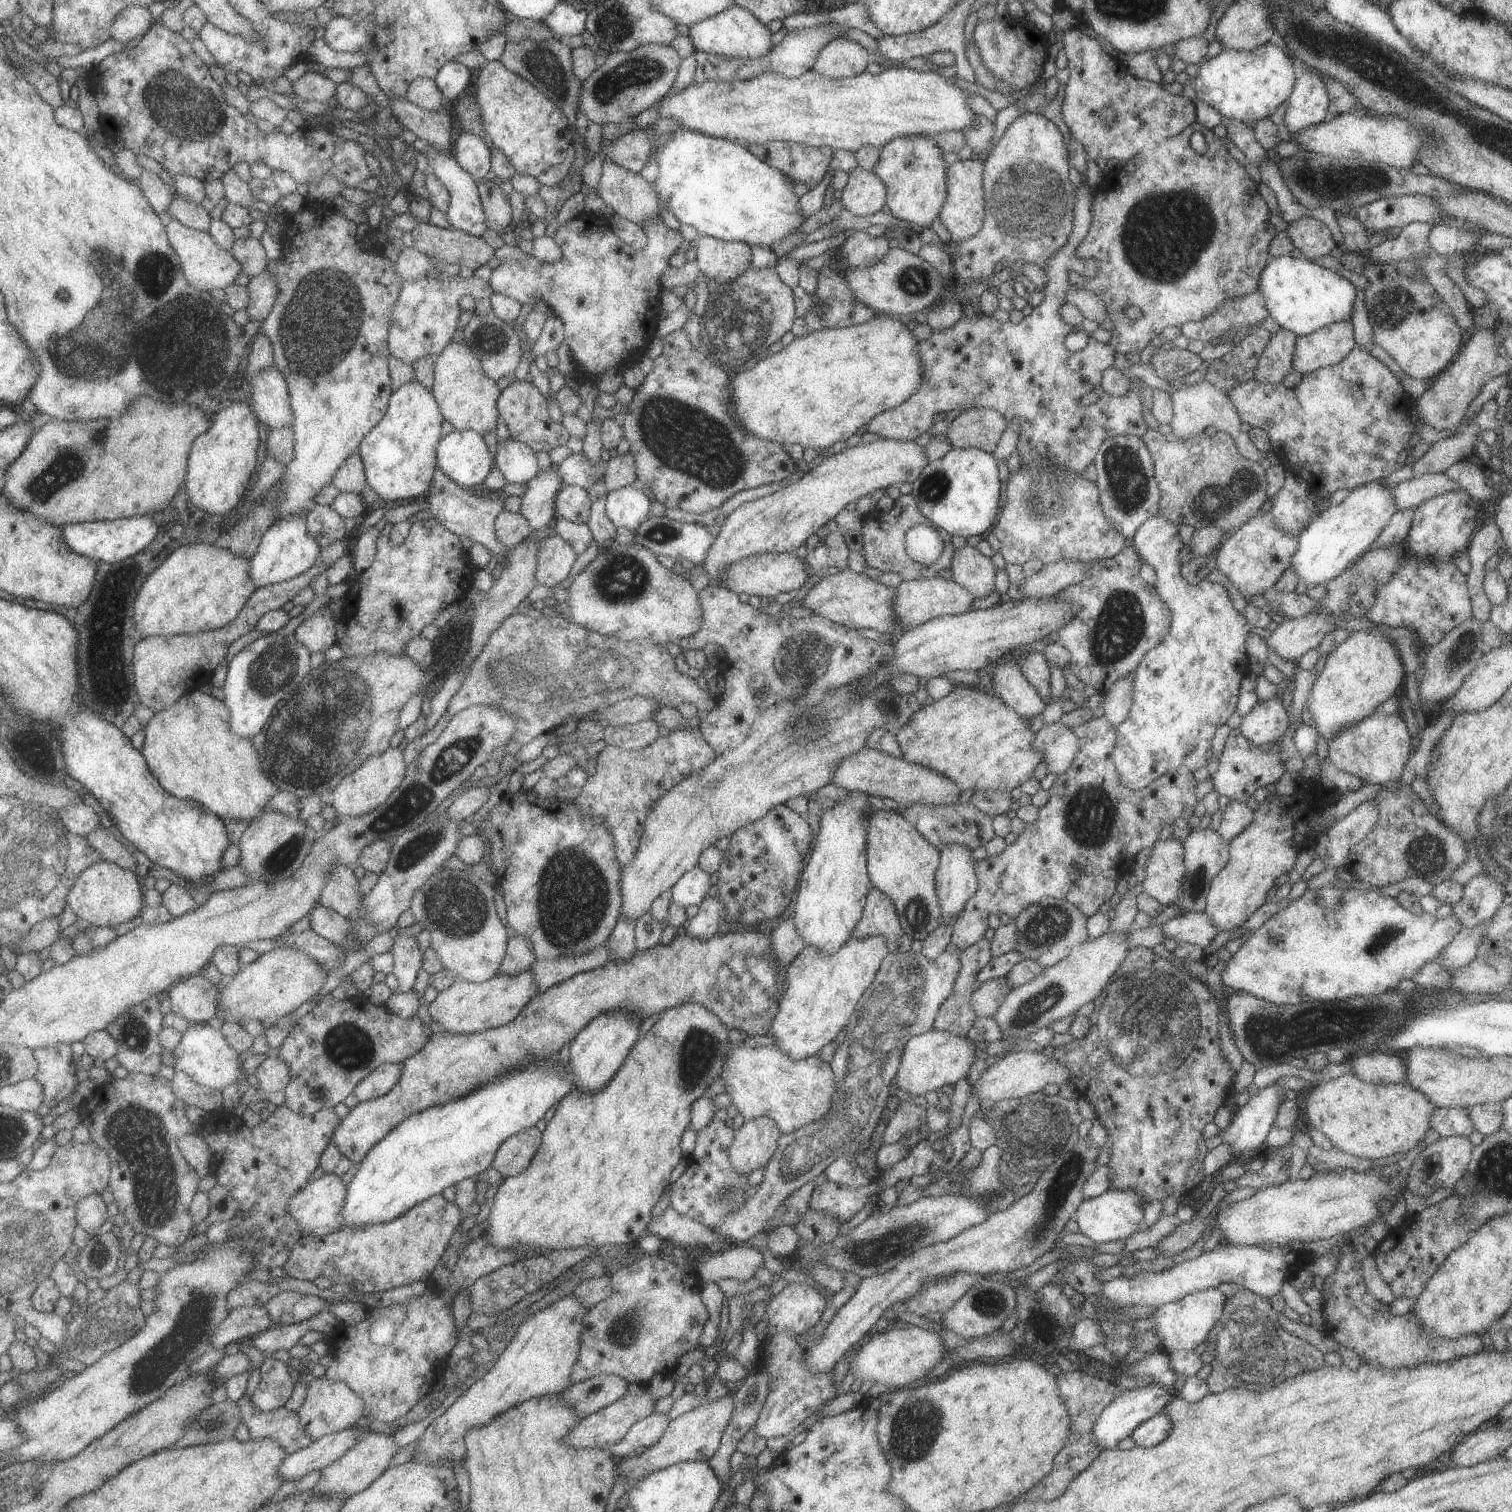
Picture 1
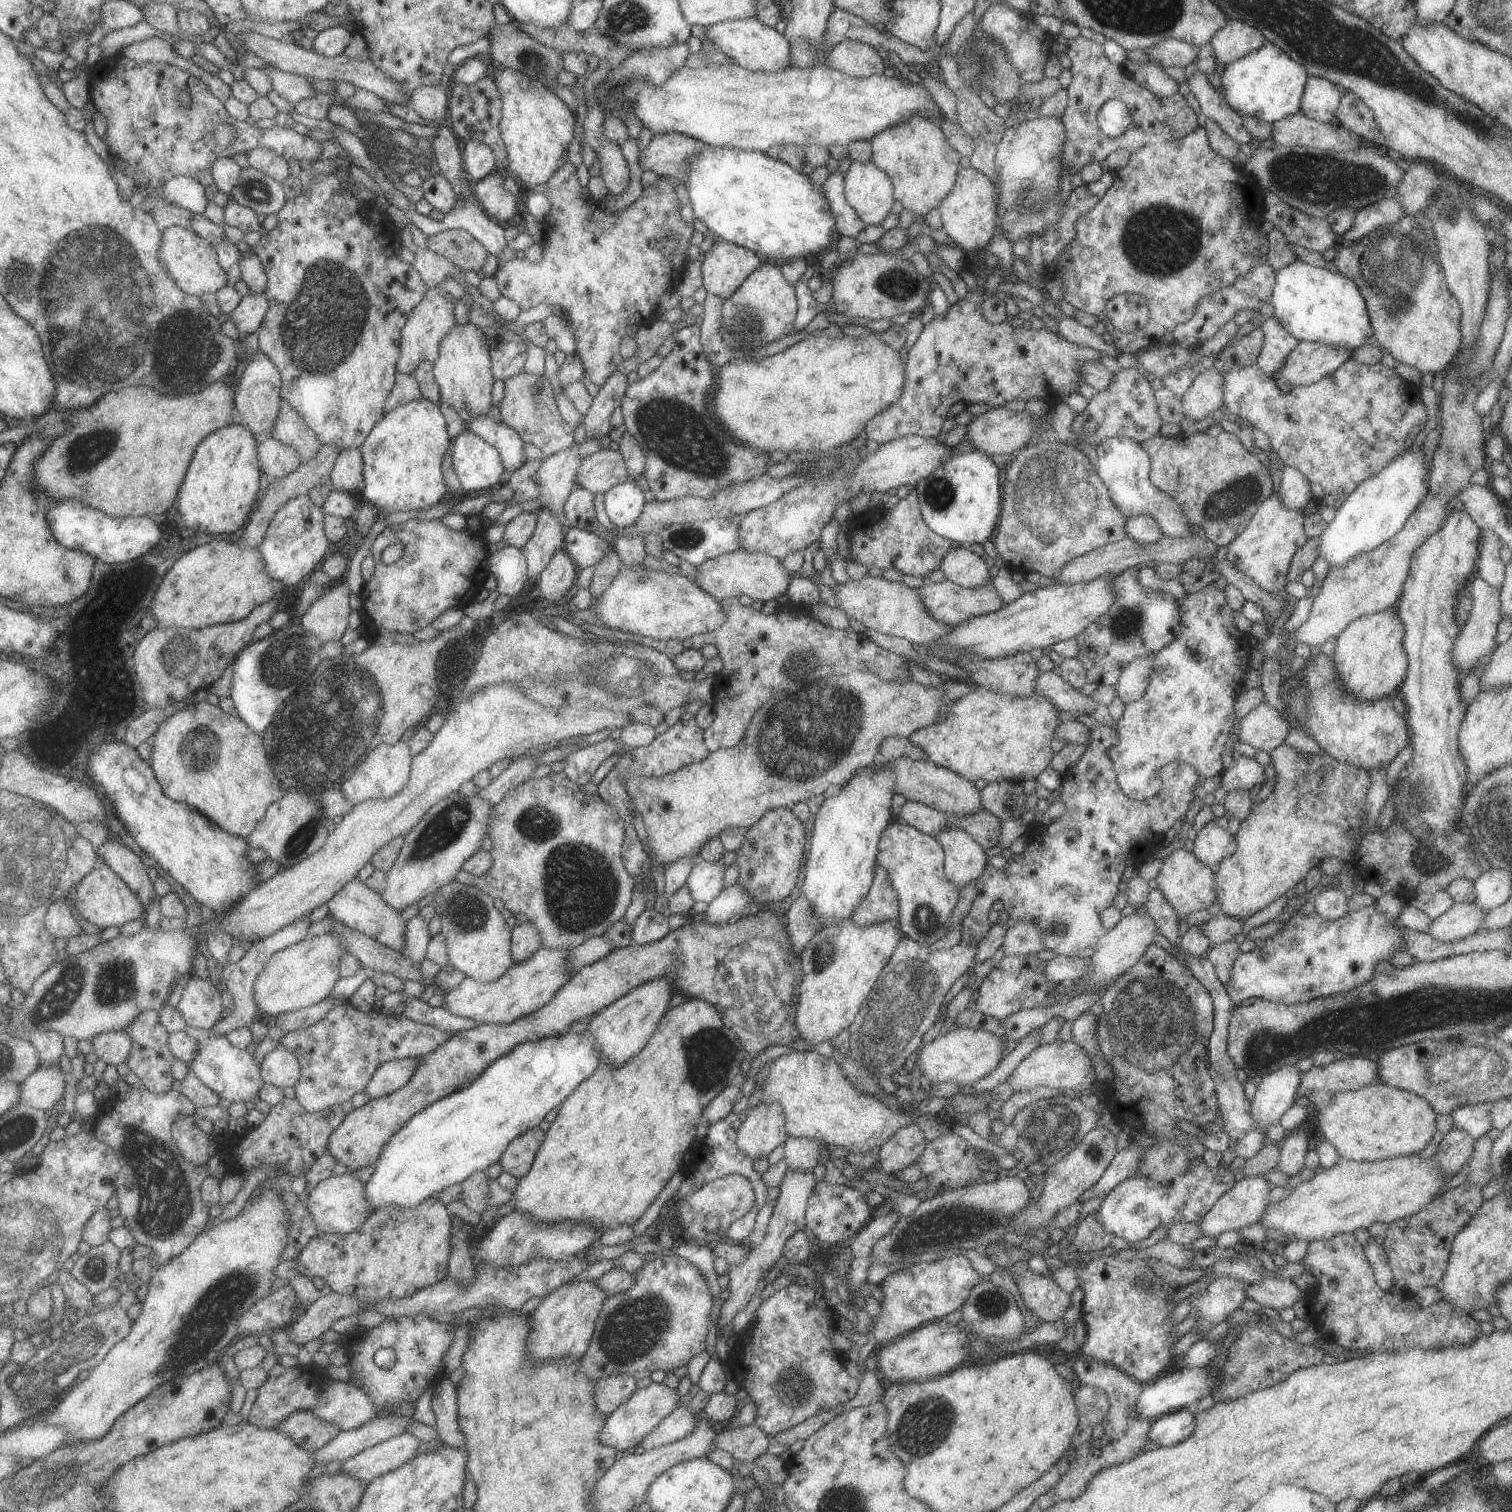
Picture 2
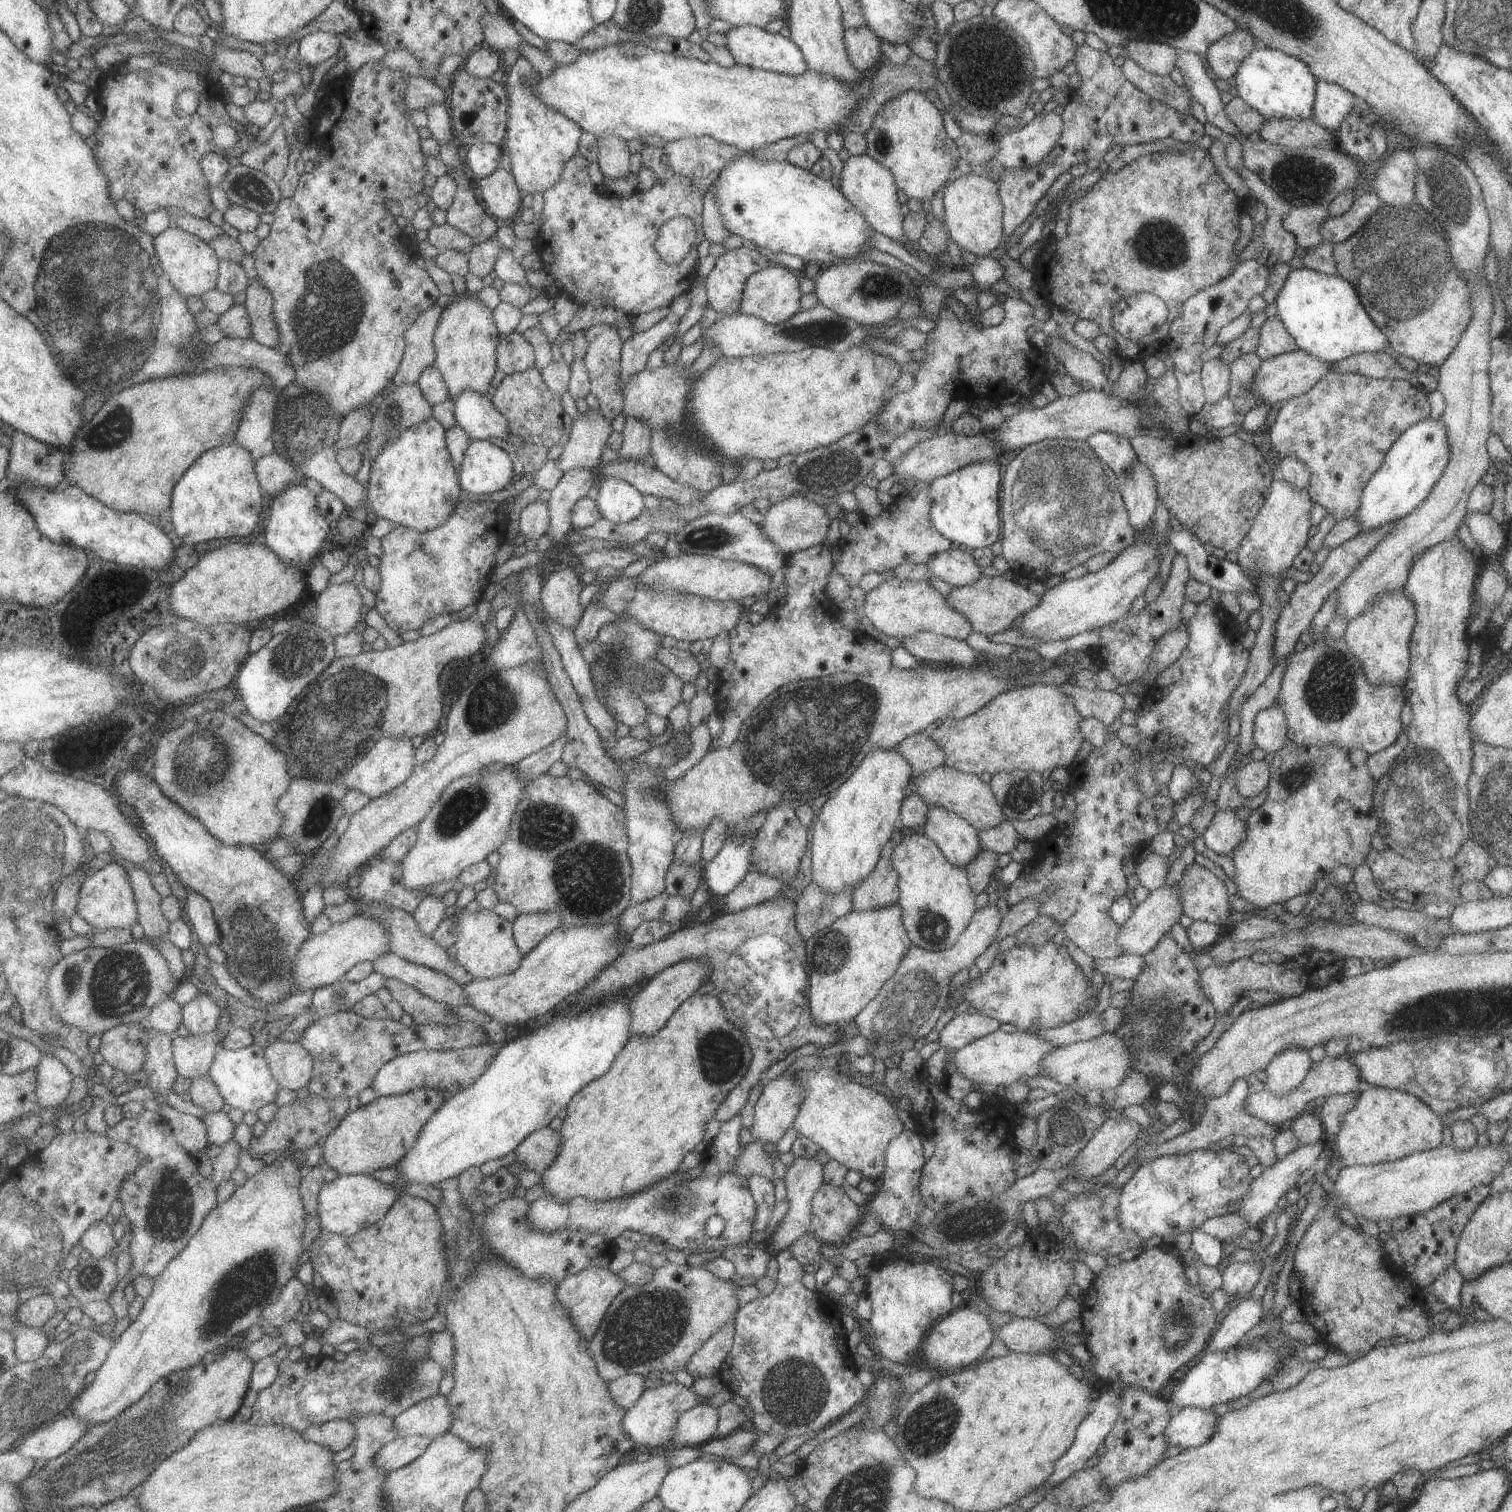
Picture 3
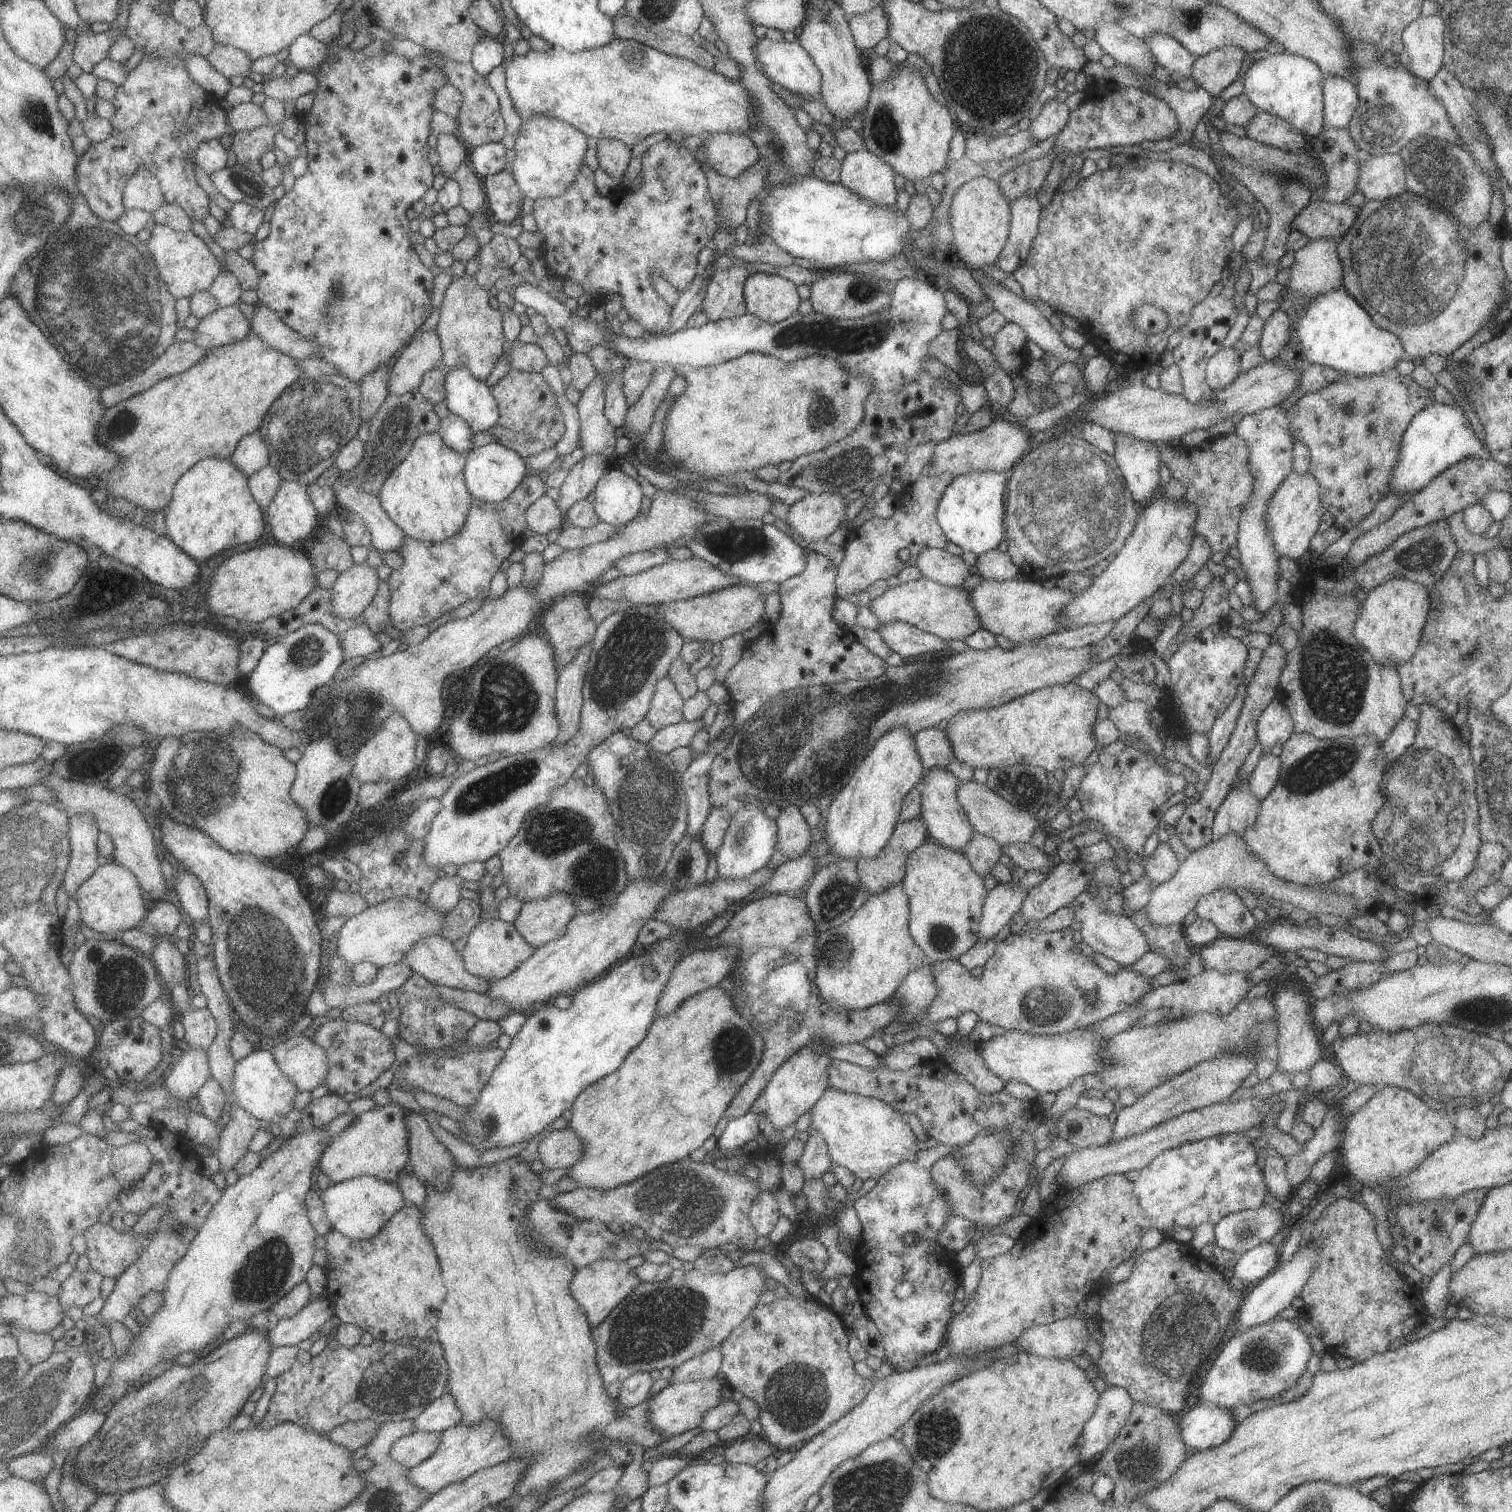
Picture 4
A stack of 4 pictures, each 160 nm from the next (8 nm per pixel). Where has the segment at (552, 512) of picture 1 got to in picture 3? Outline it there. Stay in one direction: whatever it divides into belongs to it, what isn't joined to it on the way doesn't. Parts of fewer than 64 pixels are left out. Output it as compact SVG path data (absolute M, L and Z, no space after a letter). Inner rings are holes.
M590 408L586 413L580 413L573 420L569 441L556 460L558 466L564 473L578 467L596 472L602 464L600 456L613 432L611 421L601 413L600 409Z

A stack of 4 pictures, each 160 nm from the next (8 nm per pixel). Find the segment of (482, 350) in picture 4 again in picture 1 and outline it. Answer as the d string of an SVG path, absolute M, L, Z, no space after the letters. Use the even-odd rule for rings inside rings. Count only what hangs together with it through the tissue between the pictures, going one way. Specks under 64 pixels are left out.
M464 340L451 342L434 361L435 383L433 395L440 407L442 416L456 431L473 430L481 435L496 430L499 410L497 400L501 390L496 381L484 370L480 359Z

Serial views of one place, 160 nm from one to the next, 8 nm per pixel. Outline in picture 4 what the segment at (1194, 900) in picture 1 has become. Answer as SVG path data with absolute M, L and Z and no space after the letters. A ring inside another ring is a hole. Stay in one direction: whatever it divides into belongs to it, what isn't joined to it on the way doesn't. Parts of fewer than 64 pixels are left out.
M1240 779L1233 786L1216 811L1213 820L1213 840L1228 833L1243 833L1258 818L1261 802L1251 789L1248 779Z

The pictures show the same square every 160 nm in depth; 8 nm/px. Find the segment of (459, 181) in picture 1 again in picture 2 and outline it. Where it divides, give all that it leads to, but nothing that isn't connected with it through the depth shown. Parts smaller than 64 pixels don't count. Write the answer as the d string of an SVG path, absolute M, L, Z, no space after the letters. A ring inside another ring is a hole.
M474 192L472 195L458 197L455 206L450 212L445 213L442 221L435 221L428 216L421 215L414 209L404 212L410 221L428 237L450 229L467 230L497 259L502 254L504 246L508 244L504 237L505 229L488 218L489 216L474 196Z

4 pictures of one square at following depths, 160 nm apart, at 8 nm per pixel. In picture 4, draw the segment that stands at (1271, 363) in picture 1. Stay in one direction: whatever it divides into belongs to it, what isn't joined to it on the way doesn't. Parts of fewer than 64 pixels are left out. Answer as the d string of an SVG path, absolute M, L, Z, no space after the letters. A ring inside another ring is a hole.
M1282 310L1274 311L1265 320L1262 329L1262 338L1259 347L1262 356L1267 361L1273 361L1283 351L1291 338L1291 320L1288 314Z

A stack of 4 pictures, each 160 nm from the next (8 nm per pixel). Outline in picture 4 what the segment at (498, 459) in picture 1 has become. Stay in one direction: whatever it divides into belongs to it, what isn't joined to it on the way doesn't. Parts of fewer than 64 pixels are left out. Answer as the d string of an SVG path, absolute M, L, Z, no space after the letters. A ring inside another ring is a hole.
M462 365L445 373L445 402L451 413L463 418L473 432L490 432L500 413L496 398L484 379L473 376Z

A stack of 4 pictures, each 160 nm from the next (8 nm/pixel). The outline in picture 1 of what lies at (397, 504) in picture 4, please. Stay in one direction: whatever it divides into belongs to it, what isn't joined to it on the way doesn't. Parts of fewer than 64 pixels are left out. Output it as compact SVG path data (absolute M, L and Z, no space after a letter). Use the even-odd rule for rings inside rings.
M417 380L404 384L390 395L382 420L364 437L358 450L369 488L388 505L415 500L432 488L437 443L443 437L444 420L433 392Z

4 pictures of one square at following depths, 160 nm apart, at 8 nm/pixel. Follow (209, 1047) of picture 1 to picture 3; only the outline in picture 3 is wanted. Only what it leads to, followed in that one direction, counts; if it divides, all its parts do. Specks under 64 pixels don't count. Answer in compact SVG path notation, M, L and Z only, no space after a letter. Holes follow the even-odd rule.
M258 1044L239 1051L222 1046L217 1052L210 1074L218 1083L227 1103L234 1108L242 1109L244 1112L258 1112L260 1108L276 1102L283 1088L272 1070L271 1062L267 1057L267 1049Z

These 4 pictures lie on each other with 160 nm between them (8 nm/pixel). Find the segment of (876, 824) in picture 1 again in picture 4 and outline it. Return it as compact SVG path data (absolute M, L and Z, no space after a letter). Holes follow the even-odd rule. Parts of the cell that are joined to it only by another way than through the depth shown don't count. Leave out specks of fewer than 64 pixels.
M928 840L908 857L903 889L908 895L911 908L909 929L916 944L926 953L927 961L958 960L979 940L979 924L982 920L983 906L987 897L983 876L977 875L963 851L945 847L943 844Z

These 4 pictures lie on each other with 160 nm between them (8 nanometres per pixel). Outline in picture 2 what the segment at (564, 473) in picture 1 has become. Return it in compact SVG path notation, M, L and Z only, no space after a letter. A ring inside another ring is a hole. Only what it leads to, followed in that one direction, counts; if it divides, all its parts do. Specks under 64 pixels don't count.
M602 449L583 458L576 475L578 487L584 487L593 494L604 494L614 485L628 481L636 483L641 489L650 488L644 474L630 480L622 453L611 449Z

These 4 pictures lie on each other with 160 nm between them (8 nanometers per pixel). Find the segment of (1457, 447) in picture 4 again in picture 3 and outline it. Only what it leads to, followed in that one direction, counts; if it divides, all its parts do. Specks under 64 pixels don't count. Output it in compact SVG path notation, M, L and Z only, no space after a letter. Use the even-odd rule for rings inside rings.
M1428 417L1409 426L1390 447L1382 466L1374 473L1363 490L1359 509L1354 514L1361 522L1361 532L1371 531L1392 521L1398 522L1403 516L1411 513L1432 492L1448 461L1449 440L1444 421L1441 418Z

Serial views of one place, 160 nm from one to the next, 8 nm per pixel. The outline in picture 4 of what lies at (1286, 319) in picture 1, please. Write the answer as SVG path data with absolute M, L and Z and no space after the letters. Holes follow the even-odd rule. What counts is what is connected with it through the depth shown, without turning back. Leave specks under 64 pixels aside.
M1345 288L1329 291L1326 294L1317 295L1315 299L1309 299L1309 302L1299 311L1296 334L1301 344L1301 354L1307 362L1324 365L1346 375L1371 377L1372 375L1395 373L1398 362L1408 358L1400 338L1393 332L1376 325L1368 311L1364 310Z

